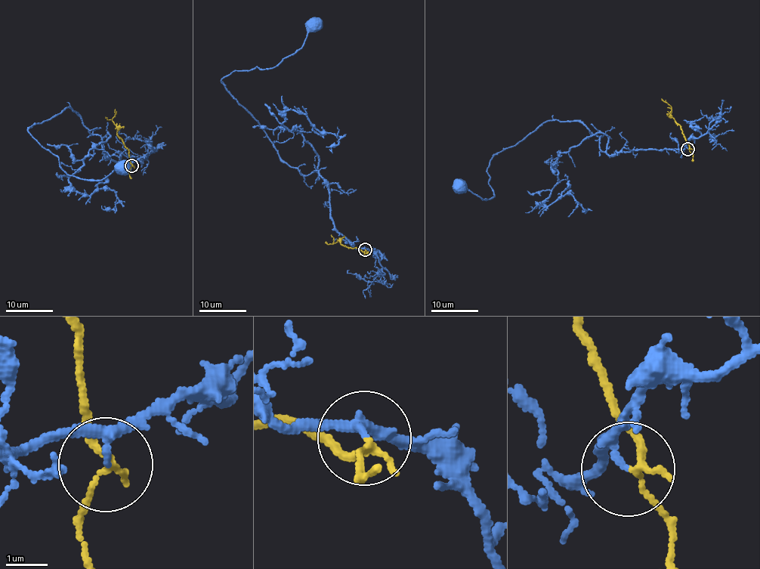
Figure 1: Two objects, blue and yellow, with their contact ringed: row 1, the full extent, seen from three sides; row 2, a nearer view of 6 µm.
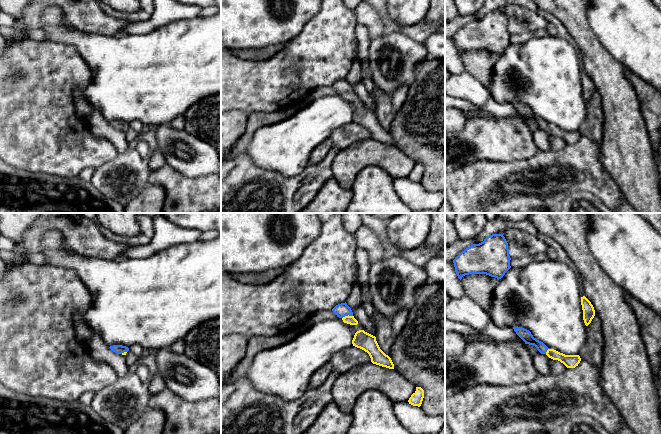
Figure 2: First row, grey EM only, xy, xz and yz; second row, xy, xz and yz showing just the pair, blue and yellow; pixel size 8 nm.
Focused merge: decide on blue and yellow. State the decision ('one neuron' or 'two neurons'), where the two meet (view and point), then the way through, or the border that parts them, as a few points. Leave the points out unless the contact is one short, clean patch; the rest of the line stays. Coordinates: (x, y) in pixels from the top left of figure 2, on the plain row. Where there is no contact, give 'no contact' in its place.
one neuron | xz (347, 91) | across xz (341, 86), (347, 91), (351, 96)

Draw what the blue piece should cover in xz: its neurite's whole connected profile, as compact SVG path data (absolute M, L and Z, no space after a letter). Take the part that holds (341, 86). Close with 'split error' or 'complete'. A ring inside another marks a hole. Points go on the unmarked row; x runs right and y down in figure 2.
M341 79L336 81L332 87L343 96L344 99L350 101L357 101L358 97L354 94L353 88L351 84L347 81L347 79Z | split error

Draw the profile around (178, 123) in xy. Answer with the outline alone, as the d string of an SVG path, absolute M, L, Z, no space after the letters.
M184 114L178 115L177 117L175 117L170 123L169 125L176 129L176 130L182 130L185 127L185 117Z

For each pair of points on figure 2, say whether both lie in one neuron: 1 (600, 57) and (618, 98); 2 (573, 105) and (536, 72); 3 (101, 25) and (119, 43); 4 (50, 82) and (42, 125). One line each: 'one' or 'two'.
1: one
2: one
3: two
4: one

